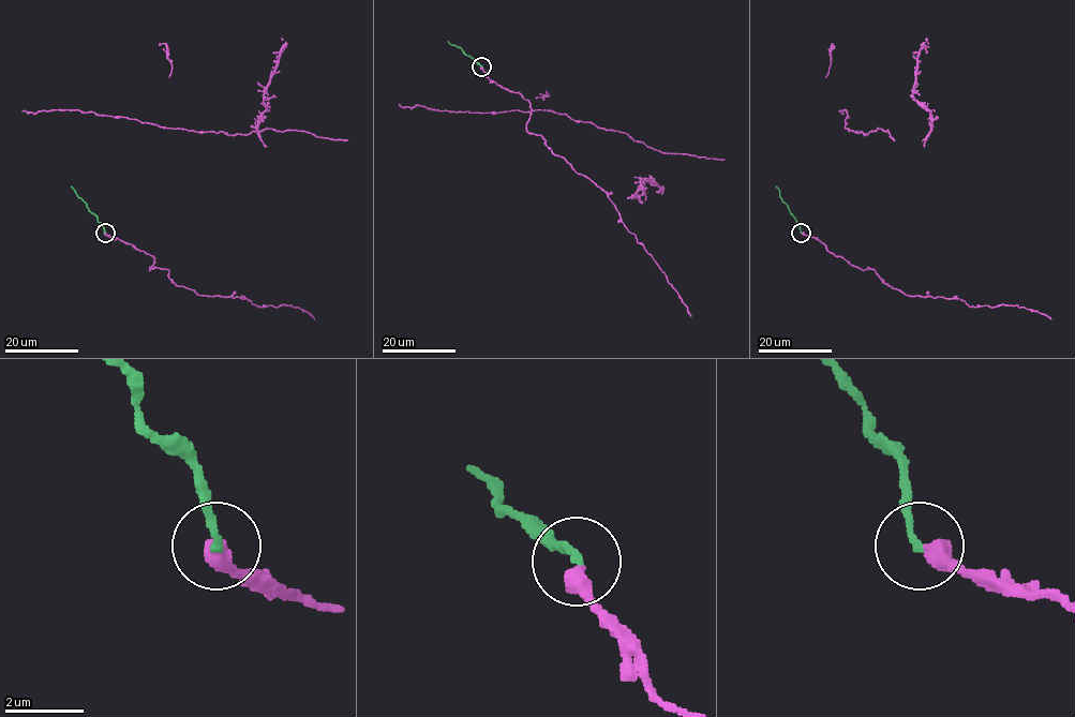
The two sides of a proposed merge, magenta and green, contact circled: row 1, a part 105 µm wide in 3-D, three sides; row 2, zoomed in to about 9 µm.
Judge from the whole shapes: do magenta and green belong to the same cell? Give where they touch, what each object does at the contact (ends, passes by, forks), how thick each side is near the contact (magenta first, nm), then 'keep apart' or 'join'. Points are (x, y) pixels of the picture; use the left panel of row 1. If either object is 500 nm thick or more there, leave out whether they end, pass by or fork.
place (105, 233); magenta ends; green ends; calibres 480 and 170 nm; join

